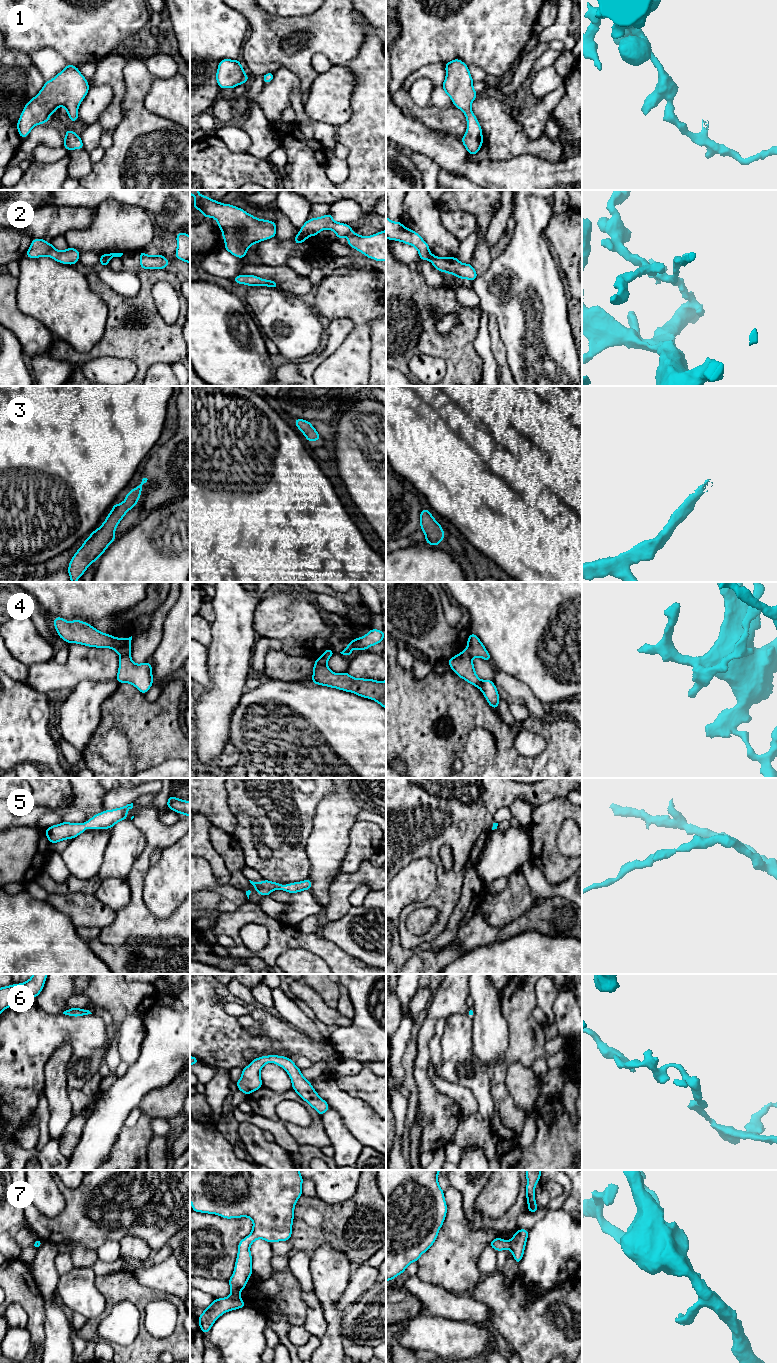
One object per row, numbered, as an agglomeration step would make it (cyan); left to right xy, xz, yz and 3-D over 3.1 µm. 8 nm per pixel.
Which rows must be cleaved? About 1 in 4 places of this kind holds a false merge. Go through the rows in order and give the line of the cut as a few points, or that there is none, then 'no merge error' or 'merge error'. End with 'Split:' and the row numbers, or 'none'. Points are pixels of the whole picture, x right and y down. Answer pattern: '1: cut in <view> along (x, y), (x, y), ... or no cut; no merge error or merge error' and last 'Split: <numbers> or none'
1: no cut; no merge error
2: cut in xz along (300, 232), (307, 236); merge error
3: no cut; no merge error
4: cut in xz along (315, 662), (326, 664); merge error
5: no cut; no merge error
6: no cut; no merge error
7: cut in xz along (231, 1293), (238, 1295); merge error
Split: 2, 4, 7

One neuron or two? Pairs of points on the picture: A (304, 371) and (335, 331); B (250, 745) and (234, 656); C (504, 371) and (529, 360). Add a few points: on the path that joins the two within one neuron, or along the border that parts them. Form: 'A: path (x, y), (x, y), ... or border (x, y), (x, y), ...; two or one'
A: path (315, 362), (332, 346), (333, 342); one
B: border (245, 692), (230, 718); two
C: border (504, 345), (505, 361), (513, 375); two

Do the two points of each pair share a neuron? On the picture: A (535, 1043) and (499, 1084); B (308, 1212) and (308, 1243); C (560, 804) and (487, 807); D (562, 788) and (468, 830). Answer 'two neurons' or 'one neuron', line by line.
A: one neuron
B: one neuron
C: two neurons
D: one neuron

